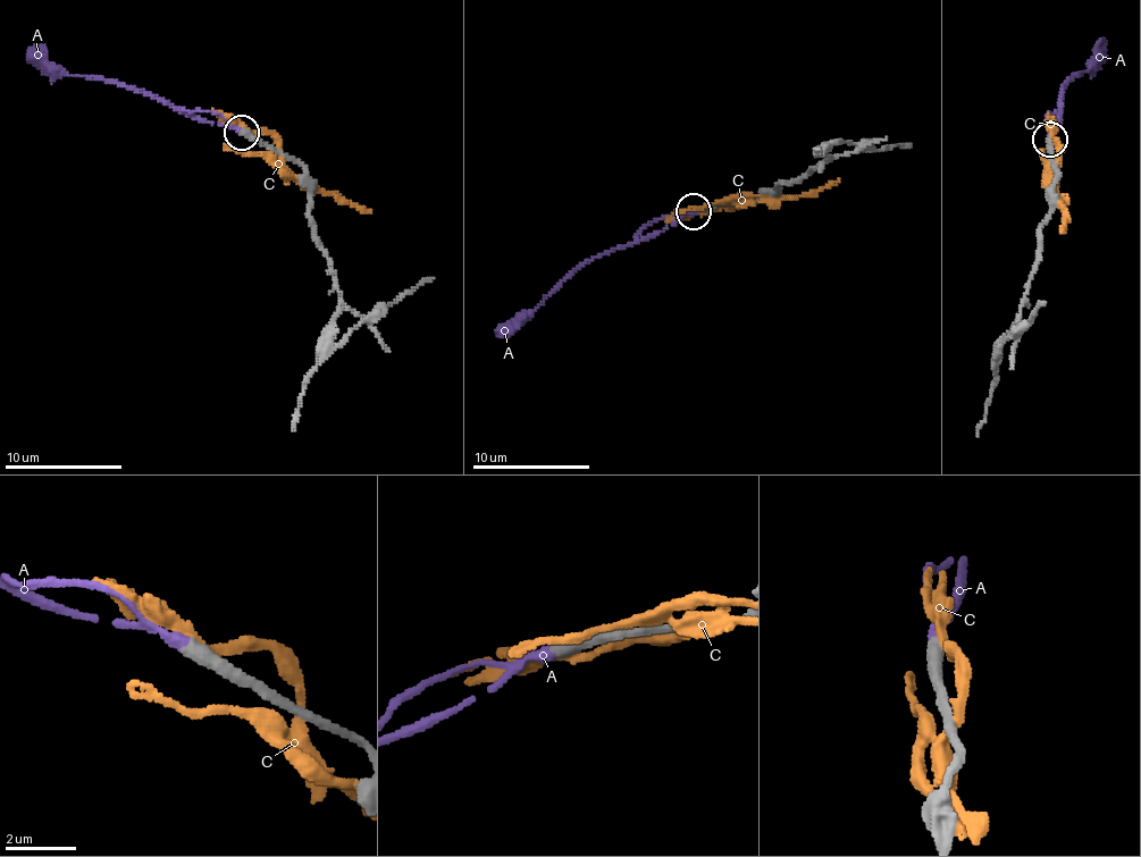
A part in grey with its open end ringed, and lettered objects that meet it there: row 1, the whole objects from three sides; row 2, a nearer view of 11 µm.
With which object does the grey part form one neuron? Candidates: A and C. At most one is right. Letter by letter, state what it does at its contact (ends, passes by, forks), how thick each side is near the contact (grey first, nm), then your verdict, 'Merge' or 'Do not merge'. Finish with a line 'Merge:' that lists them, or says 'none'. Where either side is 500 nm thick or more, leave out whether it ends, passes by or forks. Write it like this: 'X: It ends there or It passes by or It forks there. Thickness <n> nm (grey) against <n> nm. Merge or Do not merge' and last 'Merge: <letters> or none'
A: It ends there. Thickness 440 nm (grey) against 320 nm. Merge
C: It passes by. Thickness 480 nm (grey) against 260 nm. Do not merge
Merge: A

